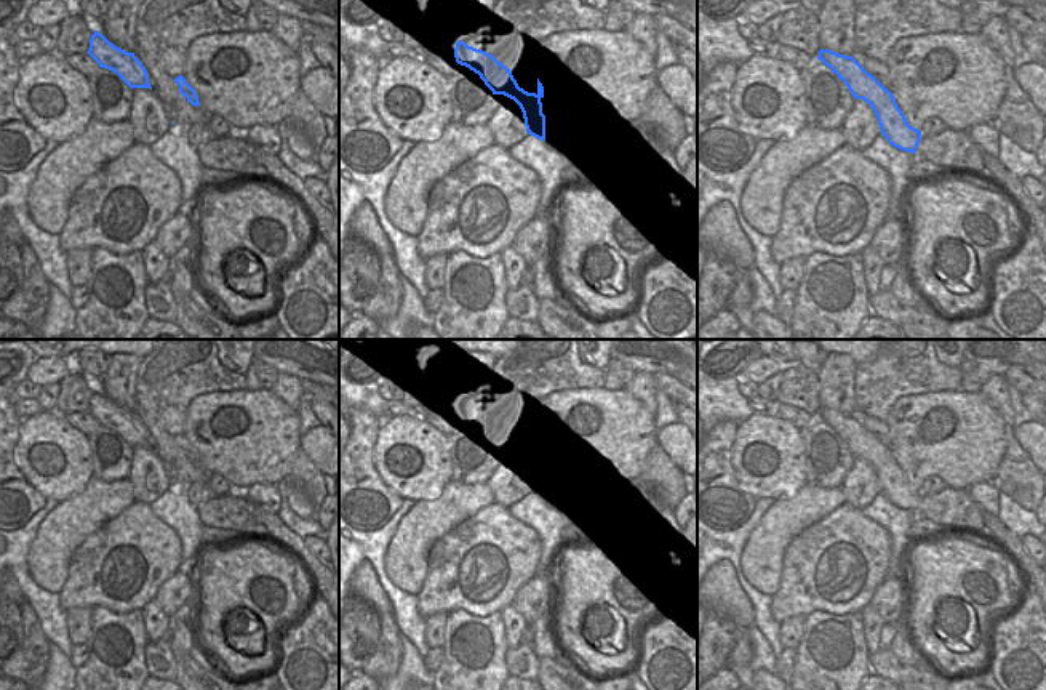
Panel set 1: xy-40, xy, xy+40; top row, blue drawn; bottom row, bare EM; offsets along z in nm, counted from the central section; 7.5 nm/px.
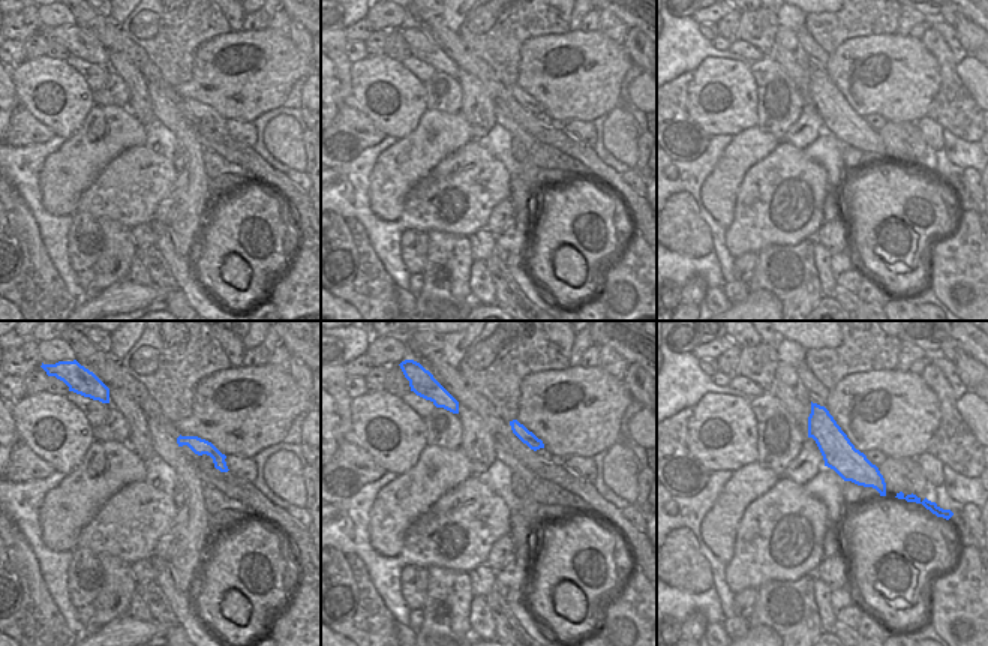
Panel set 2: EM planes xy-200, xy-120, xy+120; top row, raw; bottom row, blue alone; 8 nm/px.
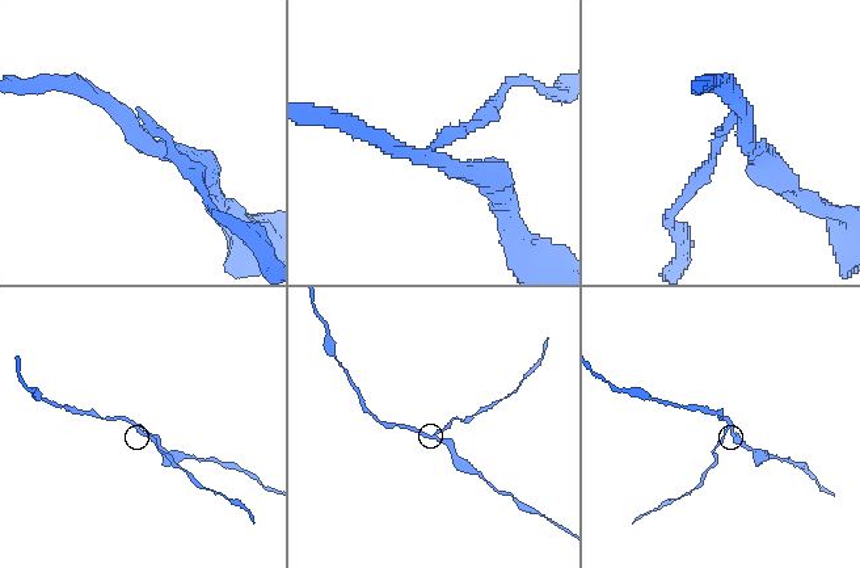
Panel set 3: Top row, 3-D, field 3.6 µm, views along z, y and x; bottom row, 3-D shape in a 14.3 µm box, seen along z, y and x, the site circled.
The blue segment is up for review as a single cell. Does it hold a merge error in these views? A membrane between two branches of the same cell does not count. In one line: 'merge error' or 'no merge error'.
merge error

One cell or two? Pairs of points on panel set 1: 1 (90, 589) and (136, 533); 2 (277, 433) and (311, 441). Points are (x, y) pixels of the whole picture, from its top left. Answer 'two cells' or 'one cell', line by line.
1: one cell
2: two cells

